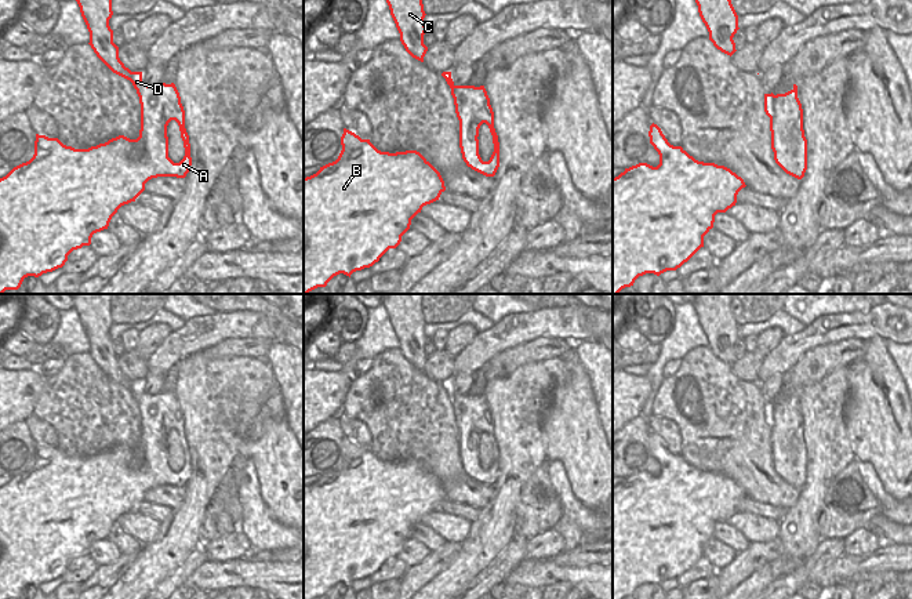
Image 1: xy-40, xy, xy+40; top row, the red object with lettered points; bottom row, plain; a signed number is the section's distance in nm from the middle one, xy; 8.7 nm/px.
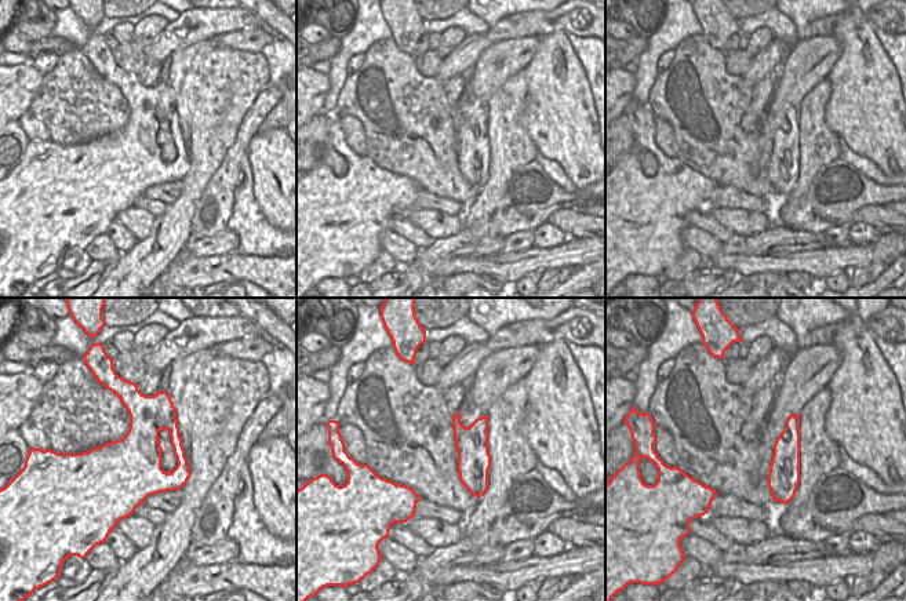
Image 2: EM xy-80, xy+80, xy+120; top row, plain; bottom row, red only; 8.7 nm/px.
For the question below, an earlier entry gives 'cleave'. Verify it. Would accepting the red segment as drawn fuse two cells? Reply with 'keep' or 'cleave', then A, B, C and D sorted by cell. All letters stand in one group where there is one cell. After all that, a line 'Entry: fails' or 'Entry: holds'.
keep; A B C D
Entry: fails

